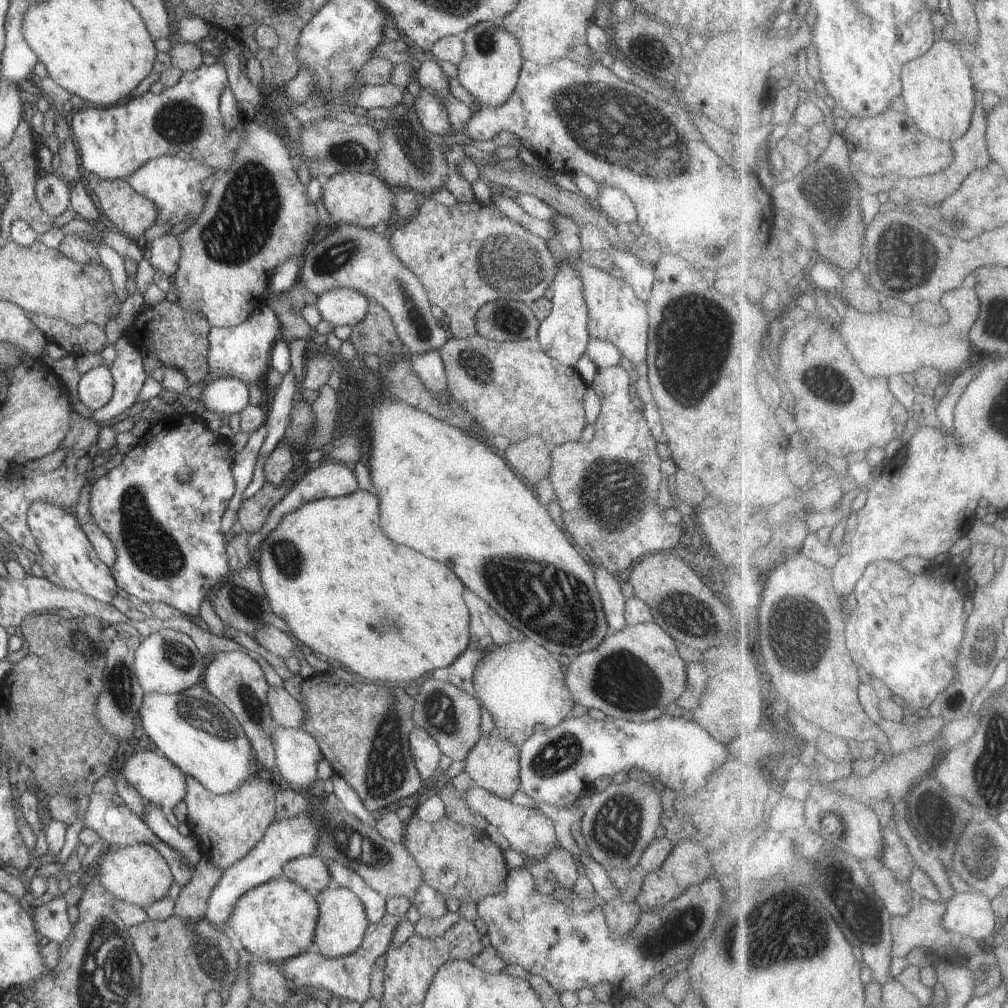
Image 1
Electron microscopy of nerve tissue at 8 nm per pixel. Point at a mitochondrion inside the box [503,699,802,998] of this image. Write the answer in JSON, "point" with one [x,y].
{"point":[614,822]}

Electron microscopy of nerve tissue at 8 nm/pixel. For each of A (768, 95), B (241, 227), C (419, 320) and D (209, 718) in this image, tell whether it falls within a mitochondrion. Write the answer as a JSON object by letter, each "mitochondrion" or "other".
{"A":"other","B":"mitochondrion","C":"mitochondrion","D":"mitochondrion"}

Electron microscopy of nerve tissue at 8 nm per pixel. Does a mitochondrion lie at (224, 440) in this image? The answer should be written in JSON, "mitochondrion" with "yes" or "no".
{"mitochondrion":"no"}

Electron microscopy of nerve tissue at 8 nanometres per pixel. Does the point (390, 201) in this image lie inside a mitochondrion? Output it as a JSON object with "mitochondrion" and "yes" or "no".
{"mitochondrion":"no"}

